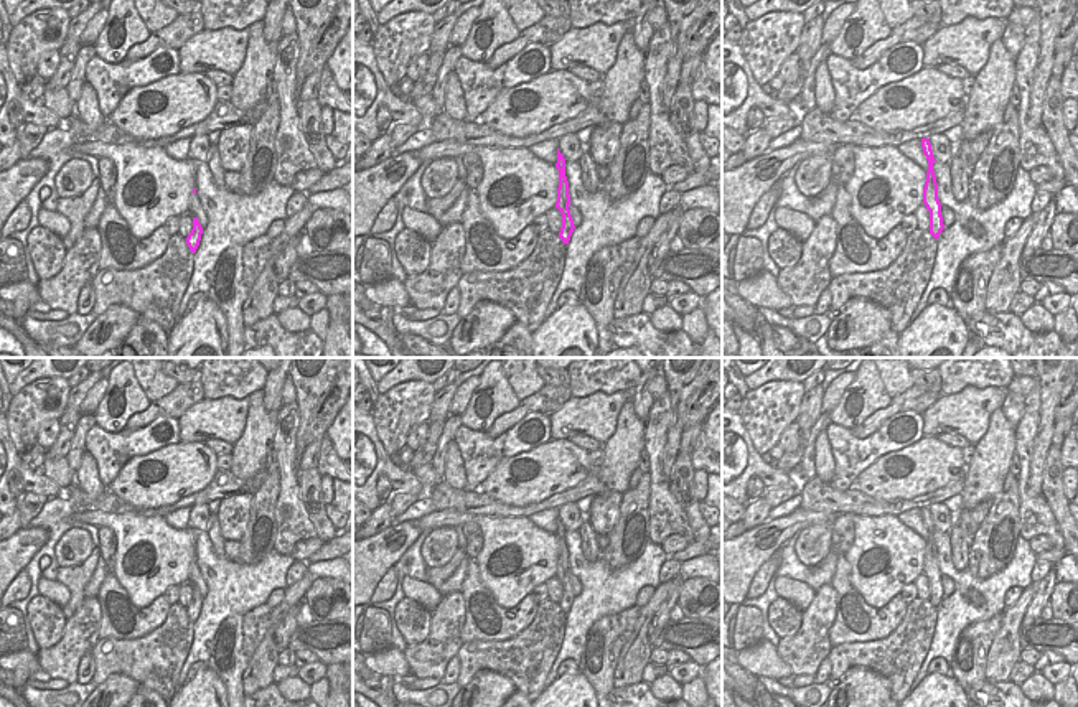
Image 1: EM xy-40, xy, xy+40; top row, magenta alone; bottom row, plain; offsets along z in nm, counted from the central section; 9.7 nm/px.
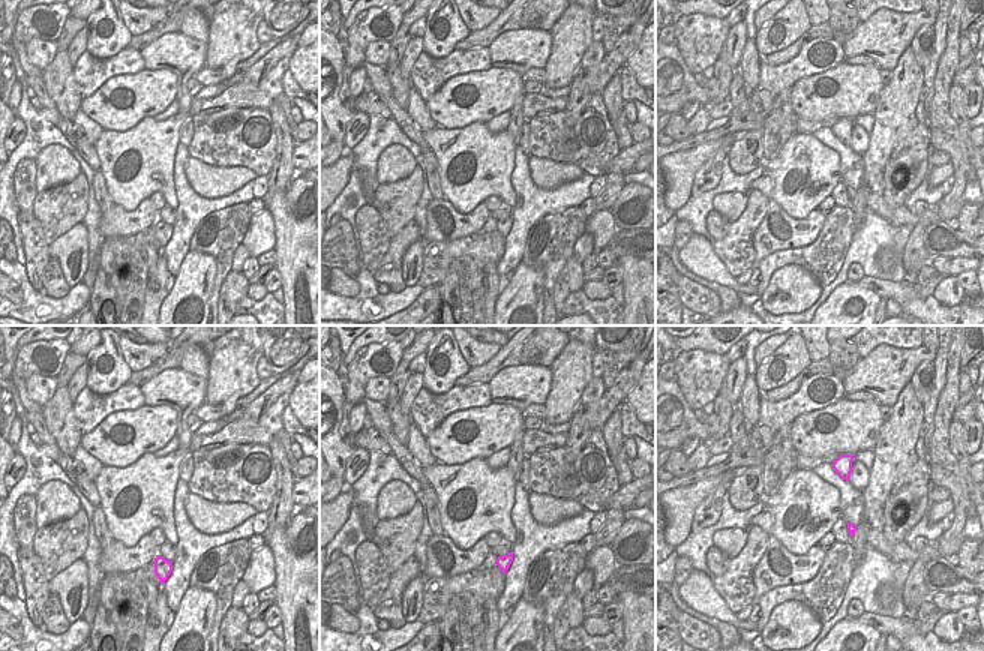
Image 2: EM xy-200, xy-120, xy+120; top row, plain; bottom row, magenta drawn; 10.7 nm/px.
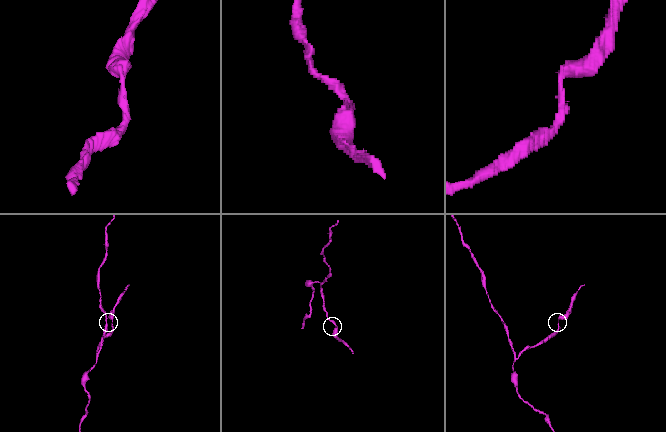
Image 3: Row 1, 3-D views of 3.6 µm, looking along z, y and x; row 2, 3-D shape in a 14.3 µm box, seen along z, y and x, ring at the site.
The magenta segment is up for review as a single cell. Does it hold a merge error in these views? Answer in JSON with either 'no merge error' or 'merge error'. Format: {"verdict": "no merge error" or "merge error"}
{"verdict": "no merge error"}

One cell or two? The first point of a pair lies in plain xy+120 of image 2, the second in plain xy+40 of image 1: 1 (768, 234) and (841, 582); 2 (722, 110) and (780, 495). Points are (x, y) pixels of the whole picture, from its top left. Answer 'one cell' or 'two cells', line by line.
1: one cell
2: one cell

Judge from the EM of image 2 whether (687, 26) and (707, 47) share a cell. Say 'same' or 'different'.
same

